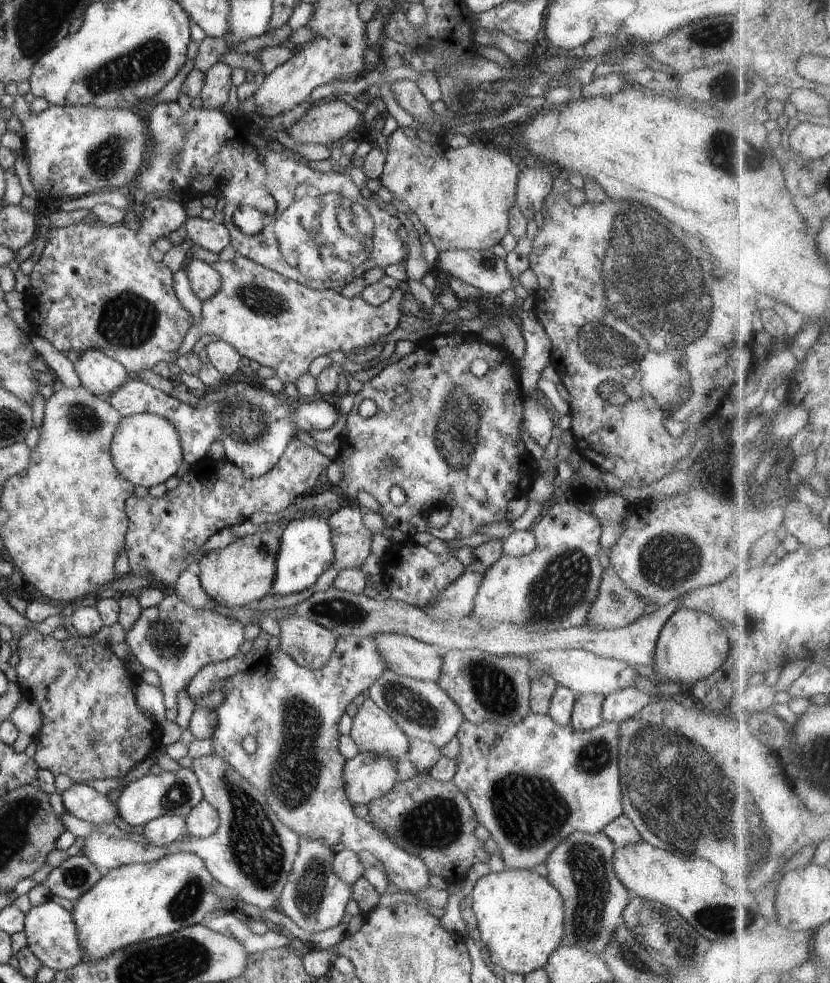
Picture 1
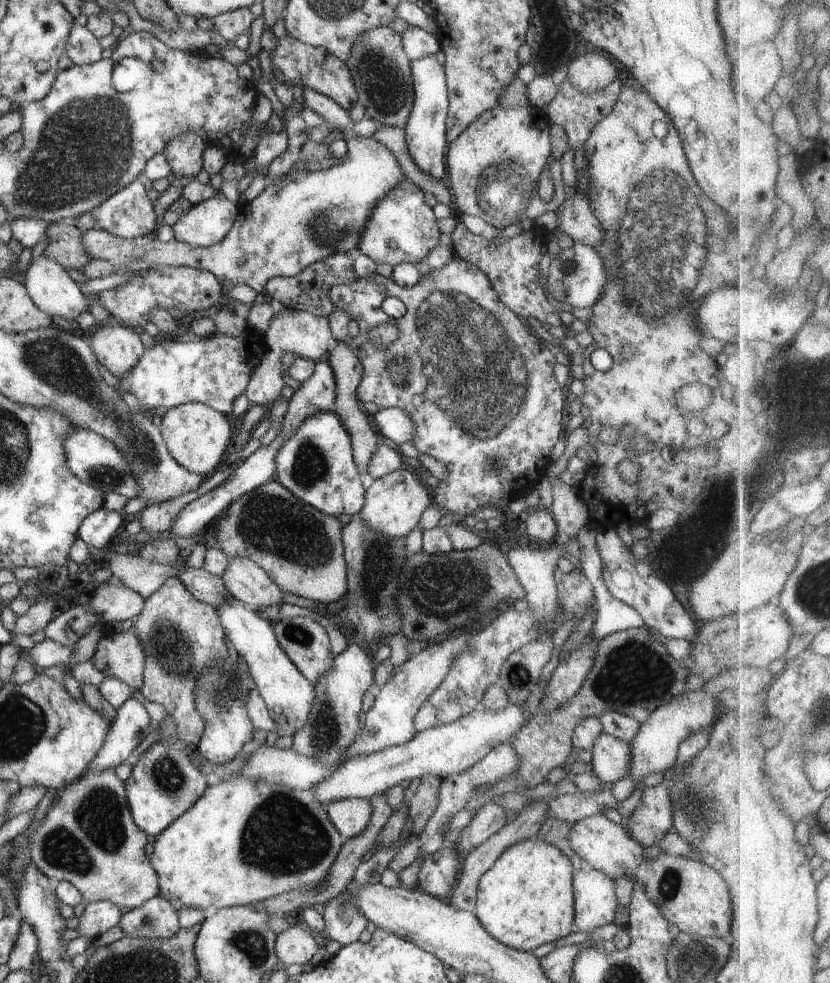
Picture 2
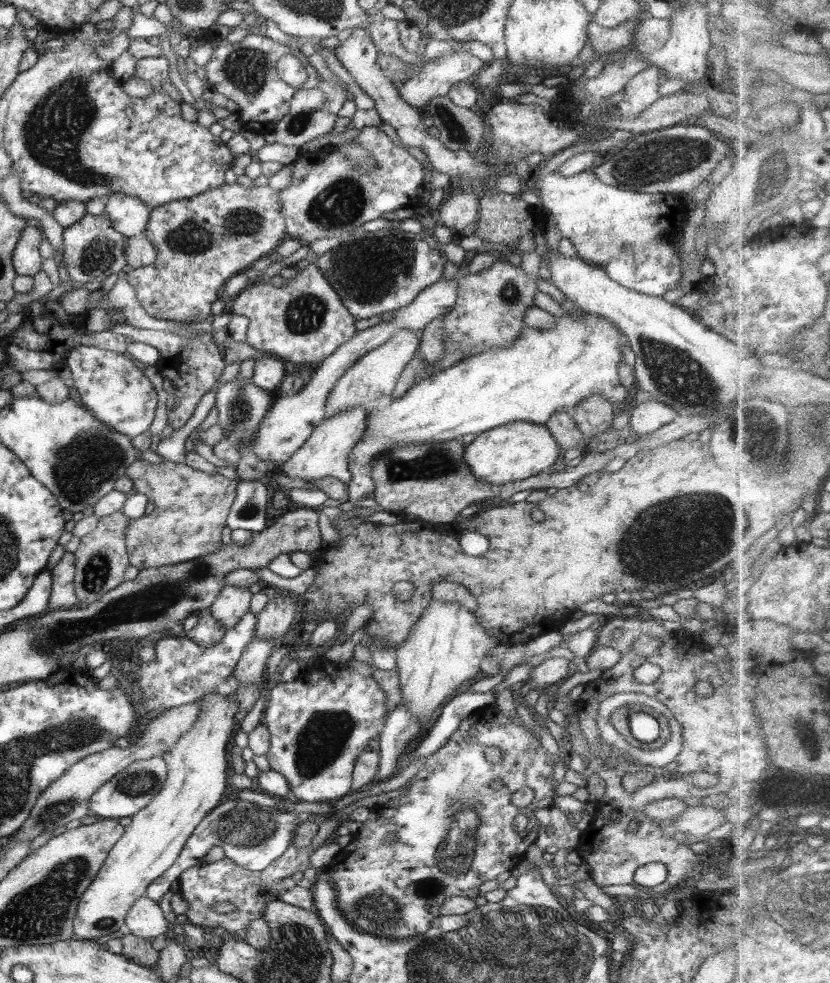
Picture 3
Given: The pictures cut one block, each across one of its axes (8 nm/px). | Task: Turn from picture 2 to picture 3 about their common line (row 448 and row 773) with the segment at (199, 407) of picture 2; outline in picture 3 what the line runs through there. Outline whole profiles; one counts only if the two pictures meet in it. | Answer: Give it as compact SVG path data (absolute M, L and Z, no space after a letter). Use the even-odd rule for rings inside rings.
M213 688L198 701L201 702L201 710L196 722L162 756L168 765L164 786L146 808L131 816L132 822L125 827L124 834L110 849L96 878L81 896L73 920L75 938L96 941L101 936L113 935L121 926L123 927L129 909L138 898L147 894L147 886L176 862L194 829L213 808L223 802L228 788L226 784L228 760L225 748L228 748L228 740L232 733L239 730L238 722L234 722L234 715L239 712L239 700L233 700L232 693L221 694L217 688Z

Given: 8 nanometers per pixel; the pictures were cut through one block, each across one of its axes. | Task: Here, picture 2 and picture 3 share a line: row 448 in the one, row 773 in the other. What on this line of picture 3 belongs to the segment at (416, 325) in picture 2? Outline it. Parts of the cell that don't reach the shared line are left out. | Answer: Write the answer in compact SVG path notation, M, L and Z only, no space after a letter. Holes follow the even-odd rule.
M496 704L484 708L477 708L468 718L462 721L460 728L452 734L450 740L440 750L424 758L423 763L424 767L422 767L422 770L407 783L410 784L410 791L404 795L400 795L400 797L395 797L380 804L379 807L374 806L368 809L367 819L364 821L364 825L360 828L360 831L352 835L350 843L342 848L328 865L323 866L321 869L327 874L330 880L333 880L337 894L337 908L347 918L347 921L353 924L358 930L361 930L361 932L367 932L374 936L385 936L386 938L408 938L409 936L426 932L434 923L435 918L441 915L440 906L442 906L442 903L448 897L466 895L468 898L475 899L481 895L478 887L482 883L498 878L502 872L506 872L506 870L510 871L524 861L526 859L526 848L530 844L535 844L538 836L539 822L536 820L535 810L537 808L548 808L557 802L557 797L552 788L552 761L548 756L548 752L542 747L538 737L528 727L520 727L520 725L512 723L498 709ZM486 747L496 747L500 750L502 760L498 764L492 764L484 758L484 749ZM496 780L500 780L503 784L503 787L498 790L490 788L489 785L492 782L496 782ZM526 787L534 791L535 797L527 807L519 808L512 804L510 800L512 800L512 794ZM519 812L525 814L526 818L528 818L527 826L521 832L514 830L514 818L518 816ZM386 834L396 834L398 840L384 844L383 838Z

